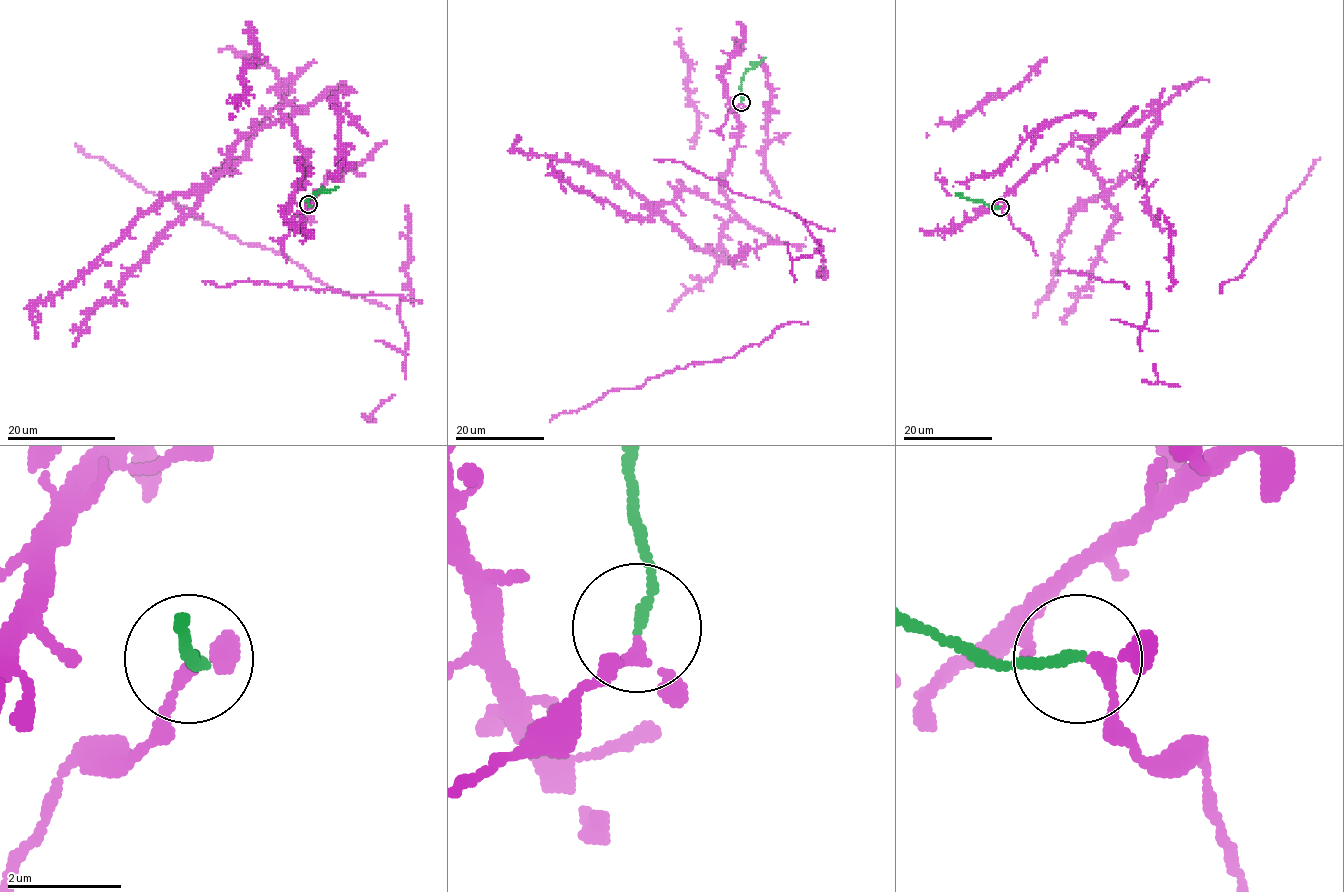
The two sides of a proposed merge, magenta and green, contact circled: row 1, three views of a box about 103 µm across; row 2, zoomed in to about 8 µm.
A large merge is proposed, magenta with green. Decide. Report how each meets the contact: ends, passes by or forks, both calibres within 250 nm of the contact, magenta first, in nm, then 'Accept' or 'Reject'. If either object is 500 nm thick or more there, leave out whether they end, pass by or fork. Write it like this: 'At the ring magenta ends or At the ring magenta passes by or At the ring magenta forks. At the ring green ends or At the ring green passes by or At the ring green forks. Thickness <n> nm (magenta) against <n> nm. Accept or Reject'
At the ring magenta passes by. At the ring green ends. Thickness 150 nm (magenta) against 180 nm. Accept

